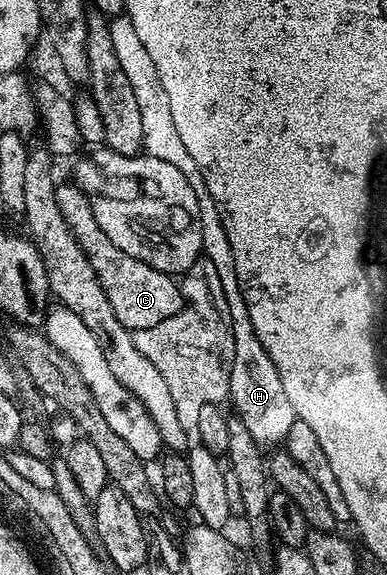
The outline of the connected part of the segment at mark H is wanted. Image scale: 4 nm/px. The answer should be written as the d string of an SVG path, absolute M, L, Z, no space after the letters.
M115 16L110 19L109 25L113 52L117 60L121 60L121 69L125 71L125 77L129 79L129 84L137 95L137 108L141 108L143 150L146 157L165 160L173 164L173 168L181 168L181 176L189 180L189 188L193 188L193 196L197 196L197 208L201 212L203 254L209 260L213 260L213 268L217 268L217 276L221 276L233 328L235 359L231 369L229 402L235 405L234 413L244 422L245 427L249 428L250 435L259 447L278 447L286 439L289 428L293 428L293 424L297 421L295 409L293 404L289 404L289 396L285 396L281 376L277 376L277 368L273 368L273 360L269 360L269 352L261 348L261 340L257 340L257 332L253 332L253 324L249 320L249 308L243 299L233 264L233 248L229 248L229 236L225 236L223 221L213 204L213 196L209 196L209 188L205 188L205 180L197 160L193 160L185 144L181 144L177 124L173 124L173 111L169 108L169 95L165 93L165 88L161 88L161 76L157 76L157 68L153 68L153 60L149 60L149 52L145 52L145 44L141 44L133 28L133 20L126 16Z

